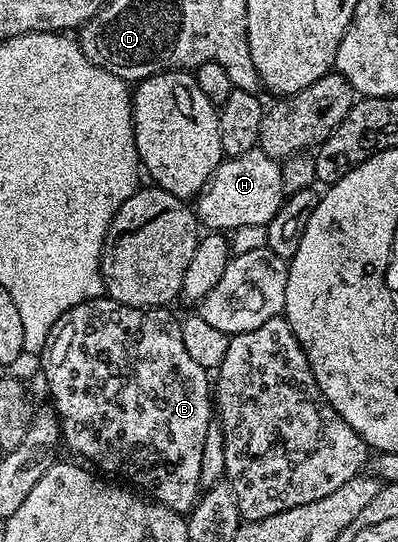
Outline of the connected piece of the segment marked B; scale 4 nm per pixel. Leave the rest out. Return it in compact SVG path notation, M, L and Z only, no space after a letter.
M107 295L96 297L93 301L83 301L81 305L64 314L62 324L55 330L54 336L47 346L46 356L43 358L43 360L45 359L44 377L48 380L49 391L52 392L53 403L51 402L51 404L54 406L54 412L60 418L60 432L65 446L69 445L78 456L85 457L85 459L80 459L85 462L93 461L93 463L88 463L95 466L97 470L105 469L105 471L100 471L111 475L113 478L123 479L136 487L149 485L152 488L151 496L159 501L161 505L173 509L175 513L187 515L192 512L202 494L200 488L202 447L206 443L208 428L214 423L214 397L210 392L209 370L198 367L198 363L194 363L194 359L190 359L190 354L182 343L180 321L177 318L172 318L167 313L168 311L164 307L131 309L129 305L120 305Z

